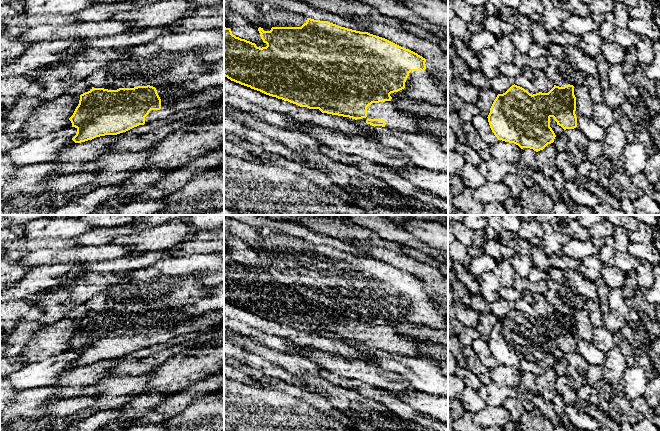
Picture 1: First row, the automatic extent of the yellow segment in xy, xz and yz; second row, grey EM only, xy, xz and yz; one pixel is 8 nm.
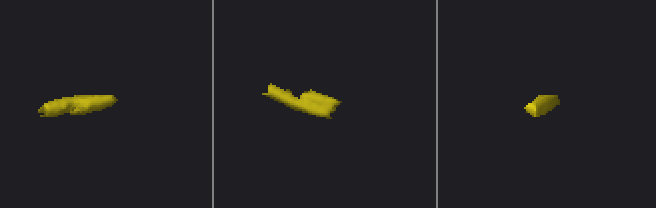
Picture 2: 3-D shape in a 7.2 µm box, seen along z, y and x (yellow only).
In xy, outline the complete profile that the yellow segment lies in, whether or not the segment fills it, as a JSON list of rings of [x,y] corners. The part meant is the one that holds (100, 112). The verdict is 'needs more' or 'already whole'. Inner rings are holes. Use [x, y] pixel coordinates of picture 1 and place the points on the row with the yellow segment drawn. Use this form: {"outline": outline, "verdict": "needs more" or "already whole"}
{"outline": [[[137,86],[108,90],[94,88],[80,95],[79,104],[69,118],[77,129],[72,138],[75,143],[105,135],[117,135],[139,125],[163,121],[187,109],[206,109],[224,102],[224,86],[209,86],[199,92],[189,92],[177,86]]], "verdict": "needs more"}

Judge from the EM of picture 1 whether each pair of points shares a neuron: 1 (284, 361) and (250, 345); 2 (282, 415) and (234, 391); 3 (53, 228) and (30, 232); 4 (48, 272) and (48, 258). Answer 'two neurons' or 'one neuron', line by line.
1: one neuron
2: one neuron
3: one neuron
4: two neurons

